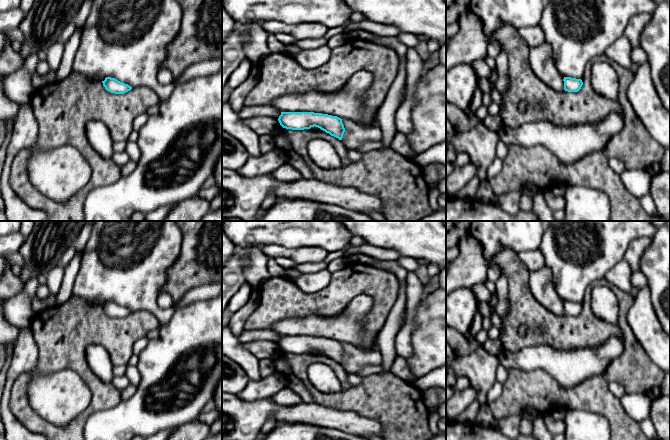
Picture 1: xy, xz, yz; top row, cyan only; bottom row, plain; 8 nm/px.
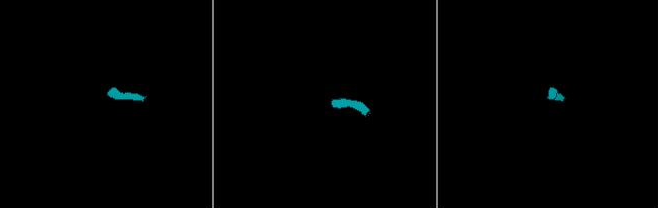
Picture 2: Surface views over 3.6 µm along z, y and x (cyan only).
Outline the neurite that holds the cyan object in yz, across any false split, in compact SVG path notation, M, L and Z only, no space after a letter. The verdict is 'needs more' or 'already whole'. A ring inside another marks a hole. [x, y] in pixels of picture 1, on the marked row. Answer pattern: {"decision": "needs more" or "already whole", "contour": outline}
{"decision": "already whole", "contour": "M564 77L563 81L564 81L564 90L568 92L578 92L583 85L581 79Z"}

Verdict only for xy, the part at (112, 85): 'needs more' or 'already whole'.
already whole

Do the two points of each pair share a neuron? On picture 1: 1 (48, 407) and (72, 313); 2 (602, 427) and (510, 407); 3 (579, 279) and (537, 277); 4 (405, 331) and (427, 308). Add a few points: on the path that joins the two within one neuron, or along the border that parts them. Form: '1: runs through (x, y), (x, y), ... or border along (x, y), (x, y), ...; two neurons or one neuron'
1: border along (36, 361), (42, 373), (71, 369), (80, 376); two neurons
2: border along (567, 408), (586, 409), (590, 412); two neurons
3: border along (545, 264), (551, 272), (554, 289), (562, 299); two neurons
4: border along (422, 299), (411, 344); two neurons

